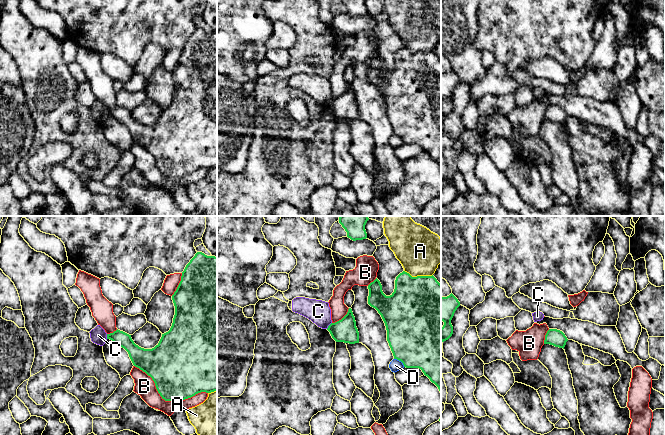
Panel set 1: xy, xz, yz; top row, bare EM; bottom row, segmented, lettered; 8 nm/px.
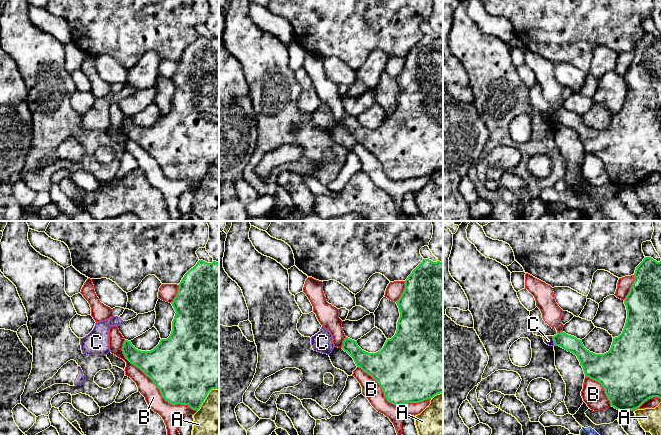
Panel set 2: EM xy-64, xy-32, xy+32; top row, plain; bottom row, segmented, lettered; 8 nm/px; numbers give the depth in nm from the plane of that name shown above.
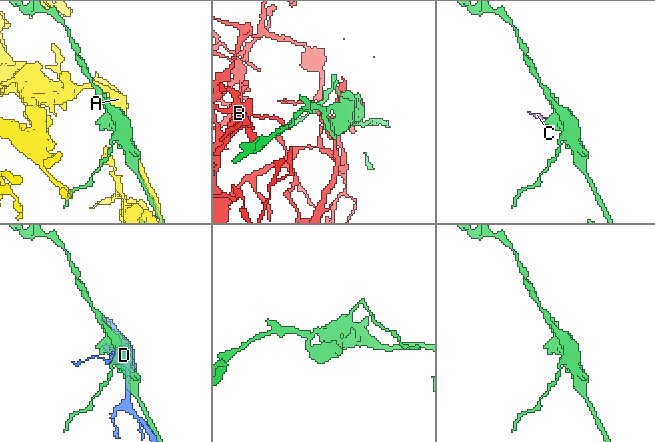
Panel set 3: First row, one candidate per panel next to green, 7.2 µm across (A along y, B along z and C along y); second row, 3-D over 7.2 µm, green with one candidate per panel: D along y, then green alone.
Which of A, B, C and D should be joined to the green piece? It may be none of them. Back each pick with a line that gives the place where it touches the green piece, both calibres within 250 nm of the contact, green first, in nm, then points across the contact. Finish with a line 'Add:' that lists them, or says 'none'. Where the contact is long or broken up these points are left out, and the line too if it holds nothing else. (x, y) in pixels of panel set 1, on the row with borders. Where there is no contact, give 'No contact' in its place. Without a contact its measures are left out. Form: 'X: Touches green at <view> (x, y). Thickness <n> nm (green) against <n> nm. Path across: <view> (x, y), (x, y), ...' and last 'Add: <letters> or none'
Add: none

